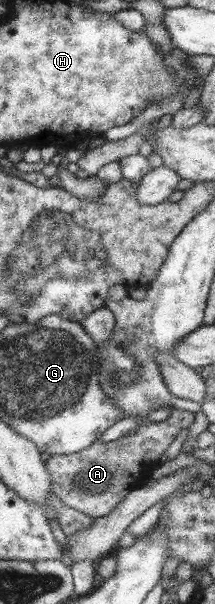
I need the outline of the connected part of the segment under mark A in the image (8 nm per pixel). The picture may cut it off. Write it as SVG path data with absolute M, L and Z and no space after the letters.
M171 407L170 415L167 419L160 422L149 422L142 424L135 432L122 436L119 439L110 442L96 440L90 447L70 455L54 455L46 461L47 472L51 479L51 491L59 497L60 501L88 515L88 517L99 518L106 517L119 503L127 497L131 491L138 490L149 479L151 479L151 471L160 465L158 459L162 457L162 453L176 441L176 436L182 429L186 429L192 425L195 414L187 411Z

